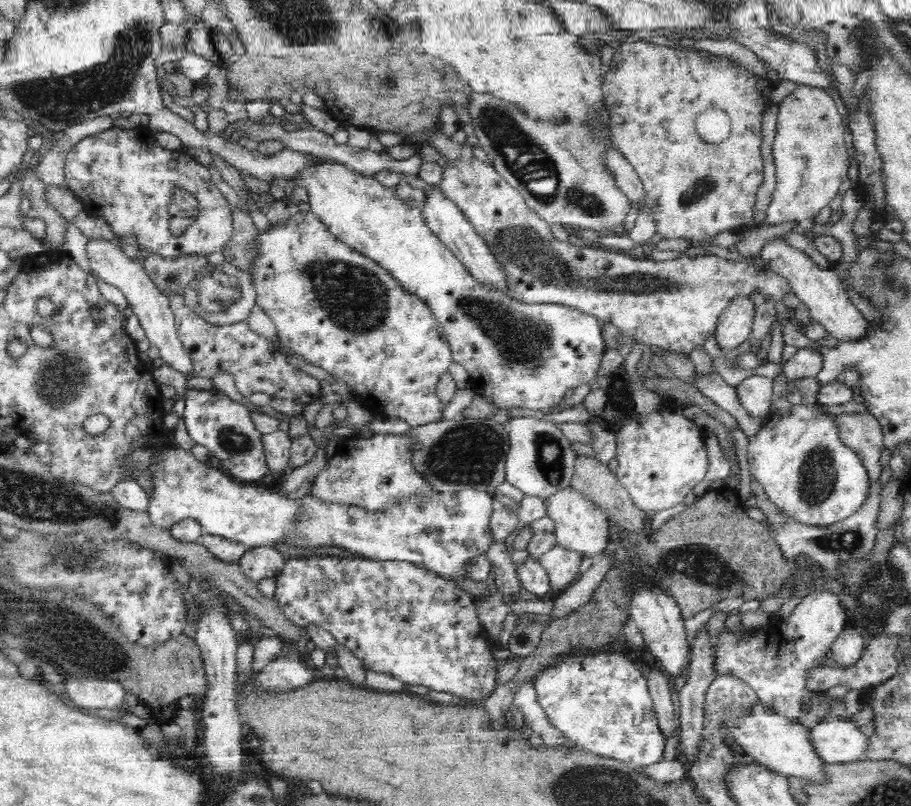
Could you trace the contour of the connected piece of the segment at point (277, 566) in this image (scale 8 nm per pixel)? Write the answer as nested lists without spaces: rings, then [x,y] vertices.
[[[266,545],[251,547],[240,558],[239,565],[248,578],[260,582],[264,578],[280,576],[286,566],[286,560],[278,549]]]

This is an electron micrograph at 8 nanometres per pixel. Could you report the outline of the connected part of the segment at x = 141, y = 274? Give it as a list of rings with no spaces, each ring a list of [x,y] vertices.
[[[90,238],[87,246],[88,263],[90,269],[98,279],[104,280],[119,288],[128,306],[138,316],[142,328],[145,330],[146,338],[151,344],[159,349],[159,356],[168,366],[182,372],[182,374],[194,374],[194,363],[190,359],[187,350],[179,337],[176,318],[172,307],[169,305],[169,298],[160,291],[154,281],[148,276],[143,262],[137,262],[128,257],[119,245],[112,244],[106,239]]]

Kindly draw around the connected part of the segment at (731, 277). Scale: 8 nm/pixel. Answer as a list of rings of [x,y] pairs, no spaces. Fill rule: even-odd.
[[[474,156],[470,160],[449,159],[439,184],[474,227],[475,233],[491,249],[505,276],[505,288],[514,298],[527,303],[571,306],[584,314],[595,316],[601,322],[616,324],[635,343],[654,349],[684,355],[692,350],[702,349],[708,336],[716,334],[718,318],[738,293],[751,295],[758,290],[768,301],[774,303],[782,302],[782,298],[792,288],[786,278],[770,269],[716,255],[705,254],[690,258],[681,254],[672,260],[654,261],[651,258],[633,259],[629,255],[596,246],[574,246],[568,239],[554,237],[550,223],[526,204],[522,193],[510,185],[492,164]]]

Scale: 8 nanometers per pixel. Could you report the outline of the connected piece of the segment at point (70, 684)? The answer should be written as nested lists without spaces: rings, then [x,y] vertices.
[[[66,677],[64,688],[70,702],[78,709],[114,708],[124,710],[126,706],[126,690],[119,682],[101,681],[96,678],[77,679]]]

